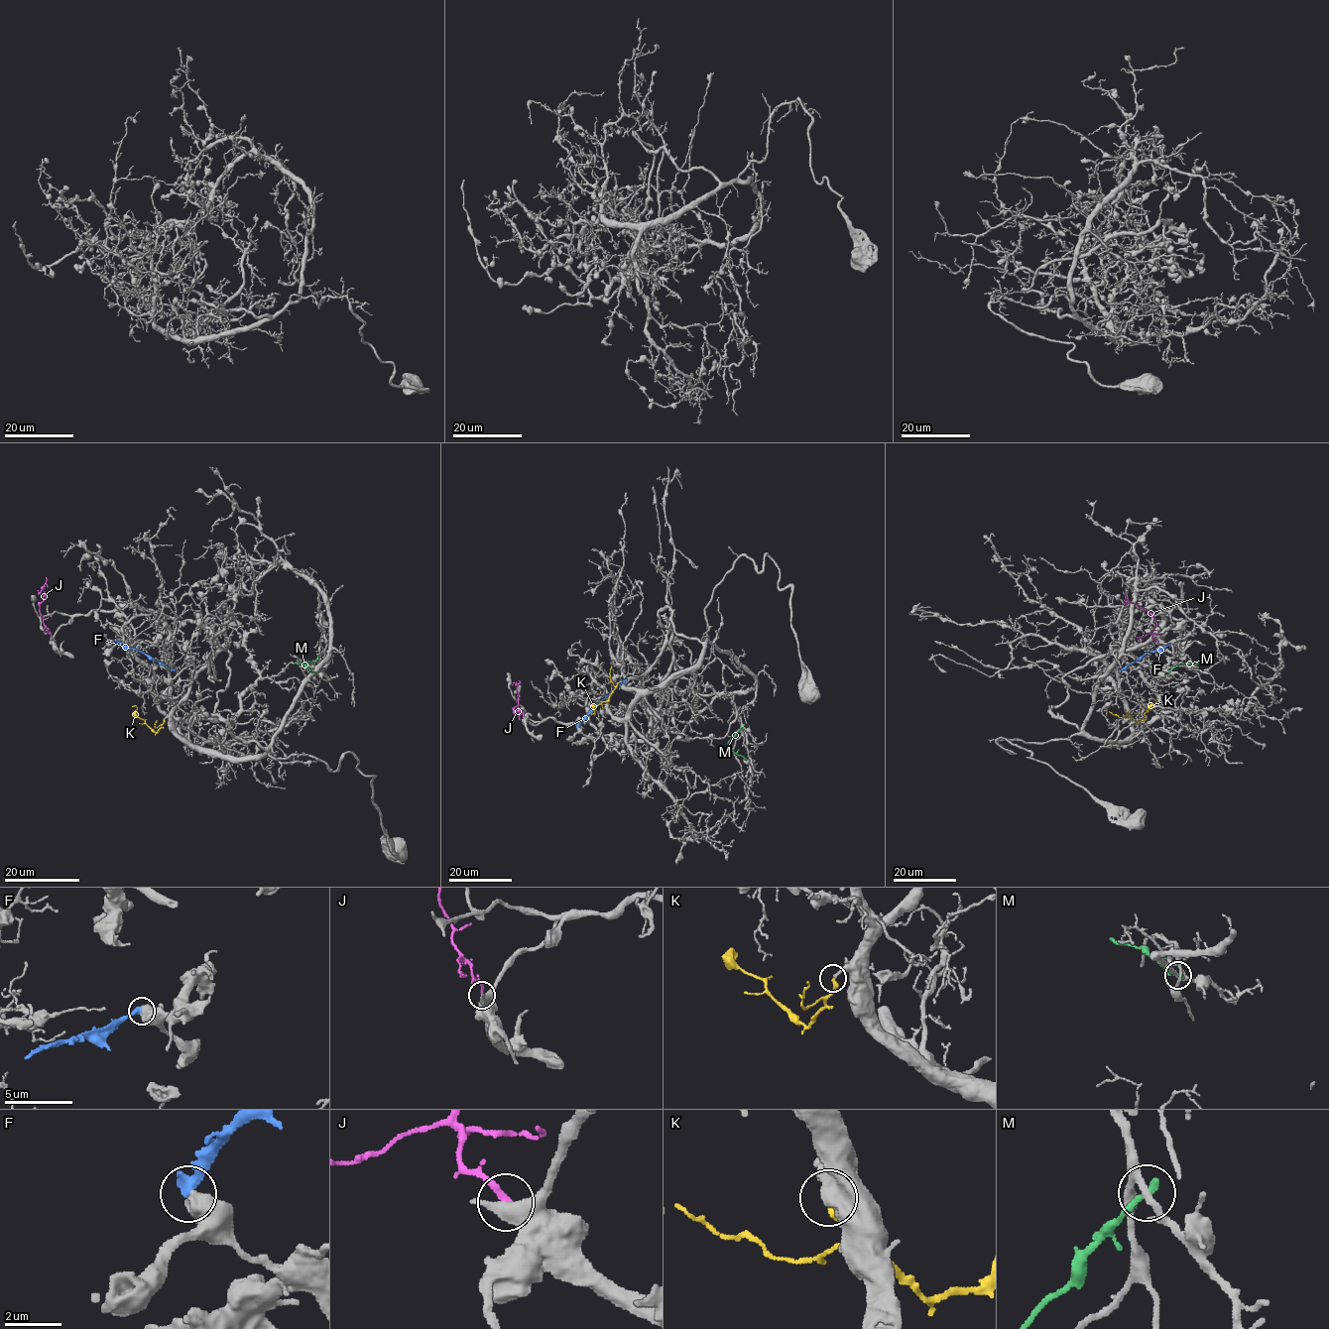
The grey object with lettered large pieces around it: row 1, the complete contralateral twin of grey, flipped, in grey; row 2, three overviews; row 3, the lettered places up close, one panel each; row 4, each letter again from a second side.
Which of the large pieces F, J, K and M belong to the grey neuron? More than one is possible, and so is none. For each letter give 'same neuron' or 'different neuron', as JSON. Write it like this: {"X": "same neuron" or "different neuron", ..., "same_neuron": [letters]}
{"F": "different neuron", "J": "different neuron", "K": "same neuron", "M": "different neuron", "same_neuron": ["K"]}

